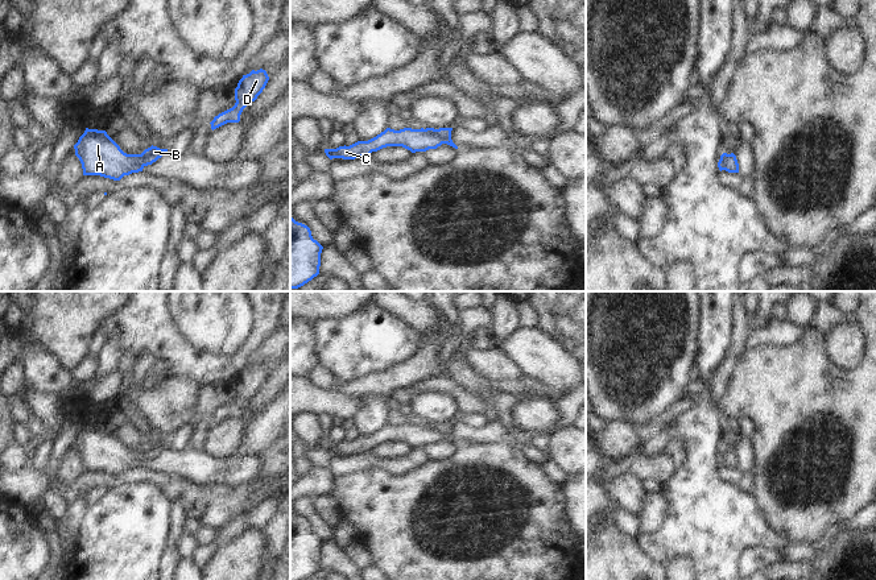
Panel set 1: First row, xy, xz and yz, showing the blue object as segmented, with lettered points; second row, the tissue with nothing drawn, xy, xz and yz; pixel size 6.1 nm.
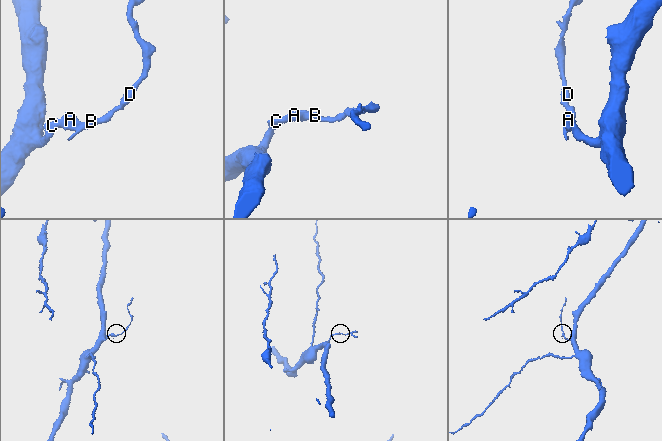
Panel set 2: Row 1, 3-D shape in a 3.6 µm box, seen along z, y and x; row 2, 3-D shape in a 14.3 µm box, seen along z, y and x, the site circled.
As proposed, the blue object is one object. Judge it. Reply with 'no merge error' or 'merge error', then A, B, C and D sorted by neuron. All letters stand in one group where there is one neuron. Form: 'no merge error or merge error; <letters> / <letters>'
merge error; A C / B D

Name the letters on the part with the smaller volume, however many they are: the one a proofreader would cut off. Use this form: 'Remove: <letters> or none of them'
Remove: B, D

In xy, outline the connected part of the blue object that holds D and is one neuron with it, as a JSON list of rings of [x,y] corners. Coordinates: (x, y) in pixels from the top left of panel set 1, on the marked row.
[[[252,70],[249,74],[243,75],[235,88],[235,105],[218,116],[210,123],[211,129],[216,129],[227,123],[239,123],[243,109],[257,99],[263,92],[269,76],[265,70]]]

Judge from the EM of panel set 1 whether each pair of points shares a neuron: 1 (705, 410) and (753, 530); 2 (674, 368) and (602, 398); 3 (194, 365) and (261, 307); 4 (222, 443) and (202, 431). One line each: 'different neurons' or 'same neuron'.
1: same neuron
2: same neuron
3: same neuron
4: different neurons

